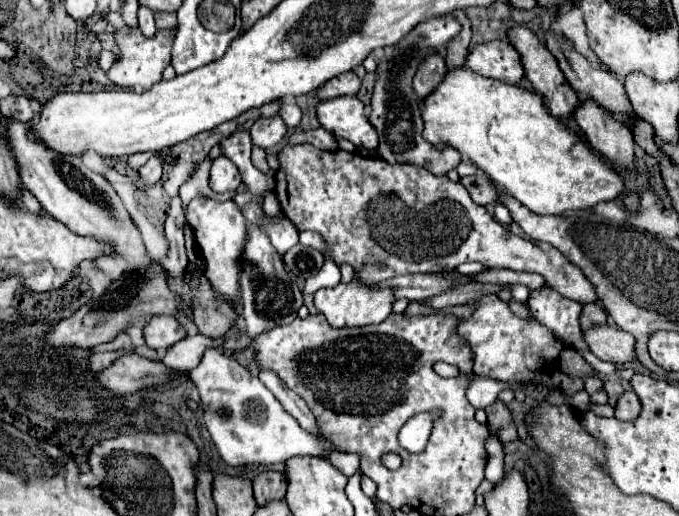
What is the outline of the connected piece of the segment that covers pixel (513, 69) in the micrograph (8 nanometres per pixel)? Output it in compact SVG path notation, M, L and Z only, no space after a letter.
M491 40L477 44L467 58L467 66L487 78L519 86L525 78L519 52L509 40Z

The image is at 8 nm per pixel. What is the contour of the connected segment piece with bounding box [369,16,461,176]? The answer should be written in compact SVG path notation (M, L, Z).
M443 16L443 18L431 18L405 36L399 44L385 48L385 60L387 64L383 68L377 68L377 80L375 80L375 92L371 98L371 112L369 112L369 122L375 126L379 134L379 156L391 164L399 162L409 162L427 168L435 176L445 174L445 168L457 168L461 162L461 154L453 148L445 148L443 152L435 150L423 136L423 120L421 112L417 108L417 96L411 88L411 80L415 76L415 70L419 62L425 58L427 52L433 50L443 50L445 44L461 30L461 24L453 20L453 16Z

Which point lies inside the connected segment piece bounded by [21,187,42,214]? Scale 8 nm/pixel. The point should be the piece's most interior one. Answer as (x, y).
(28, 200)

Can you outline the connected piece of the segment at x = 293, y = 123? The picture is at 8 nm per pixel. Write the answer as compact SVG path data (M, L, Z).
M293 100L283 102L279 116L285 120L285 126L287 128L297 128L299 122L301 122L301 110L299 110L299 106Z

